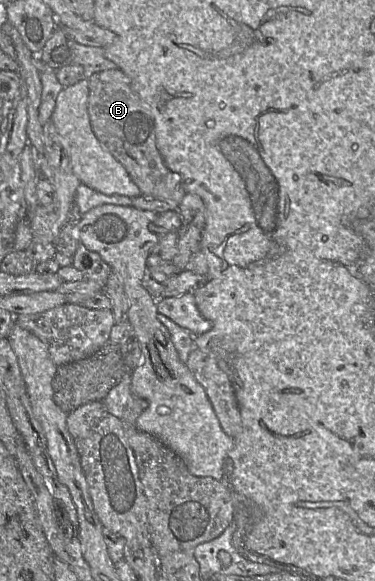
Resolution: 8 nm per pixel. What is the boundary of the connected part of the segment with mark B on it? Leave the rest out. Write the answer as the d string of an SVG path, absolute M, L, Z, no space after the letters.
M119 68L94 73L89 79L88 113L99 142L123 165L141 195L173 202L177 208L186 191L178 174L170 171L156 146L151 110L133 92L129 77Z

